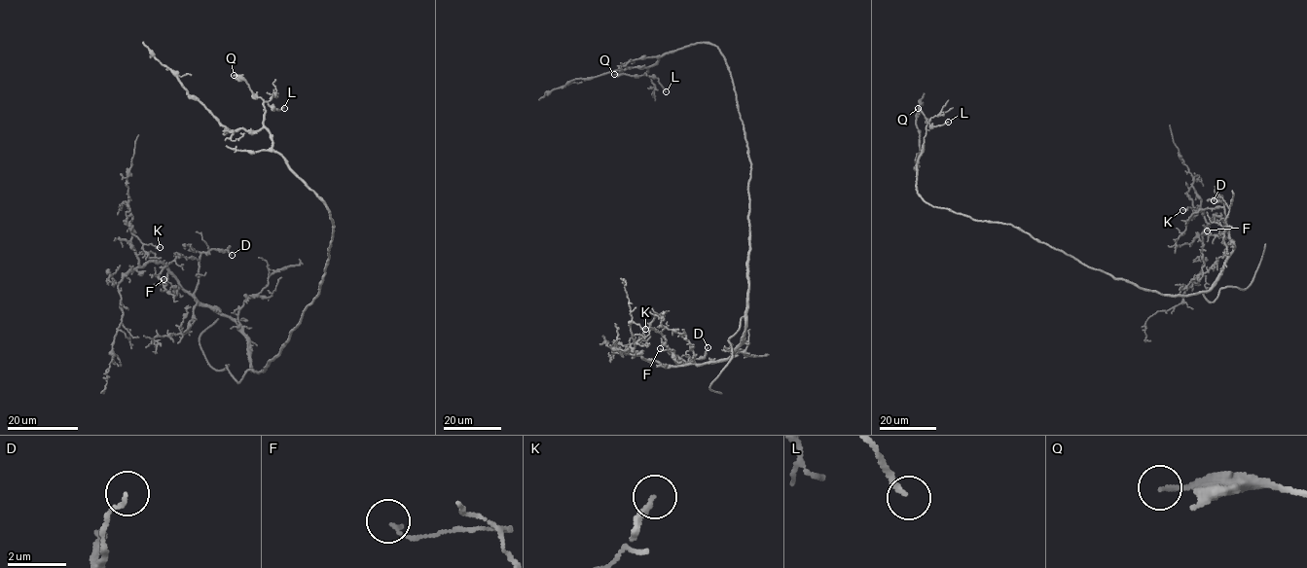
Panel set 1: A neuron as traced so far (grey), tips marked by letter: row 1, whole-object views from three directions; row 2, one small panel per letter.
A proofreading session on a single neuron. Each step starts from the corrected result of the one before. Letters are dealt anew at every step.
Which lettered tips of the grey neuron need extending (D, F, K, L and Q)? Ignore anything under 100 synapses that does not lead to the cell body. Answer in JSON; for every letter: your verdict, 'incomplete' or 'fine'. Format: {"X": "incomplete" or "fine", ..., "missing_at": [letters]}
{"D": "fine", "F": "fine", "K": "fine", "L": "fine", "Q": "fine", "missing_at": []}

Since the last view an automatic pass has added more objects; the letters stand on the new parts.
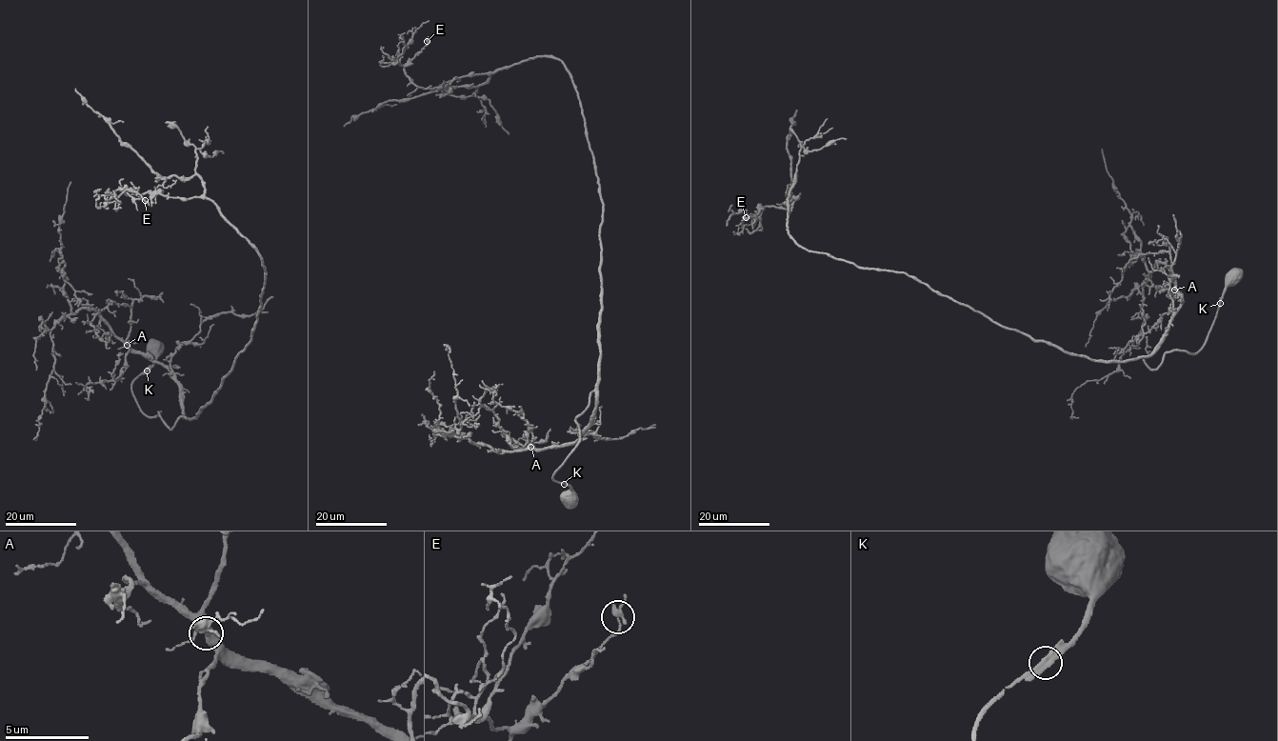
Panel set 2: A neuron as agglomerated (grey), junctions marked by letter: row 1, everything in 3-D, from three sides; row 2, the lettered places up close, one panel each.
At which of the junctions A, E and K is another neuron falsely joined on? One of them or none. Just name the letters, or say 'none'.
K

